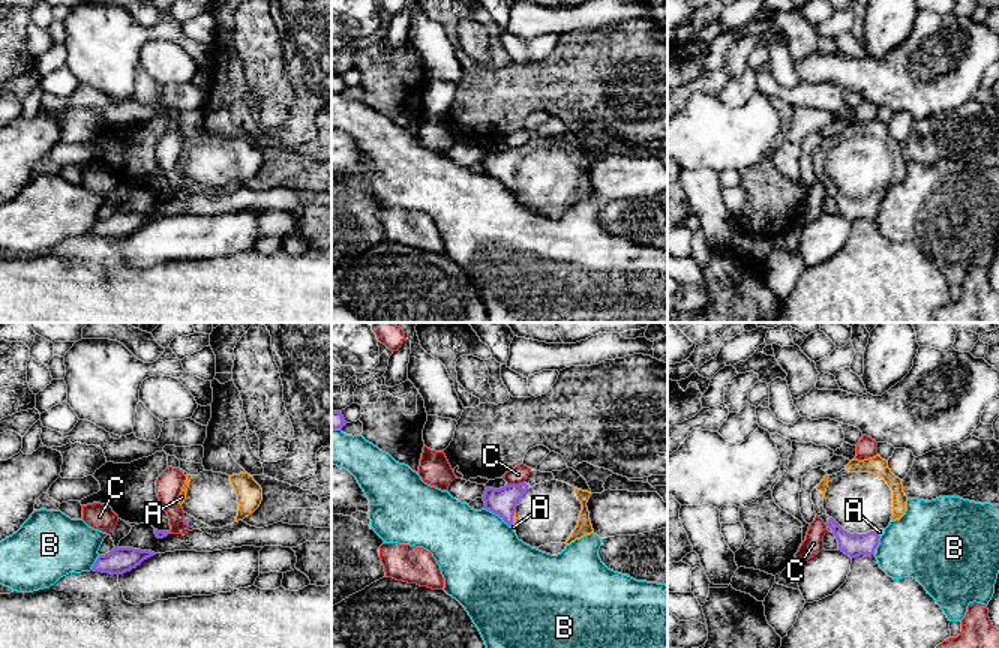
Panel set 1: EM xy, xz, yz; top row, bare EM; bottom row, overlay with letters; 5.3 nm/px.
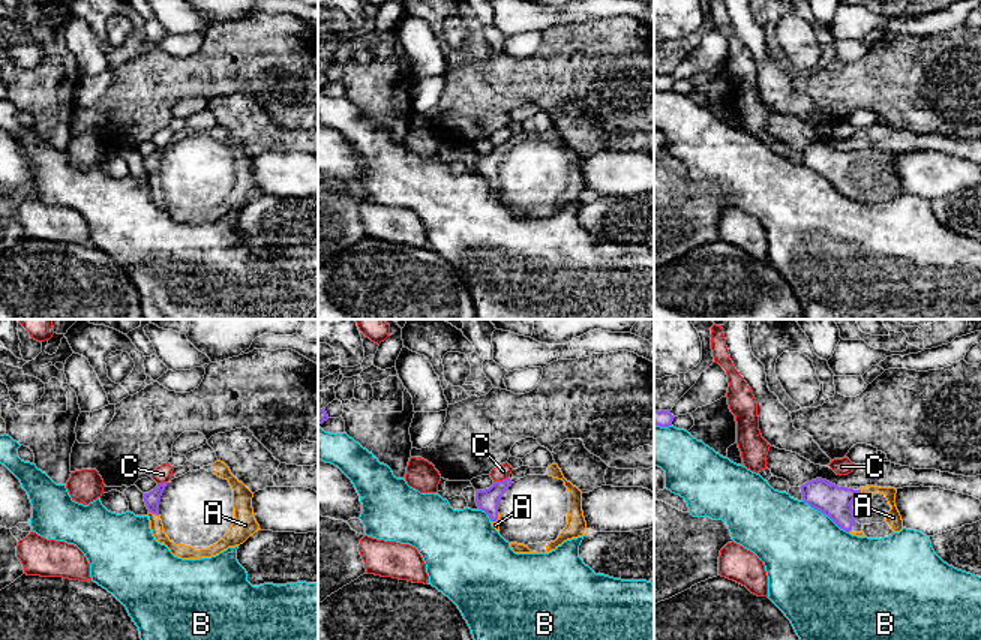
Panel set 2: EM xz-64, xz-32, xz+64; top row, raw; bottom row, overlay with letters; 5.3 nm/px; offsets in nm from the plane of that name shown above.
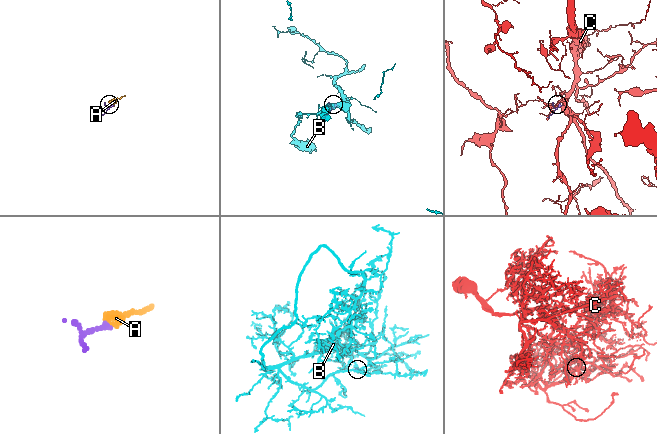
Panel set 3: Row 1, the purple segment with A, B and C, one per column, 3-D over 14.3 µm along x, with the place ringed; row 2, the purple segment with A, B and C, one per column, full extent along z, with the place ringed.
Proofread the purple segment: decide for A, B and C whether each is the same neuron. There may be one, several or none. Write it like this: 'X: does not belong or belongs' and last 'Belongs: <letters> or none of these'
A: belongs
B: does not belong
C: does not belong
Belongs: A

